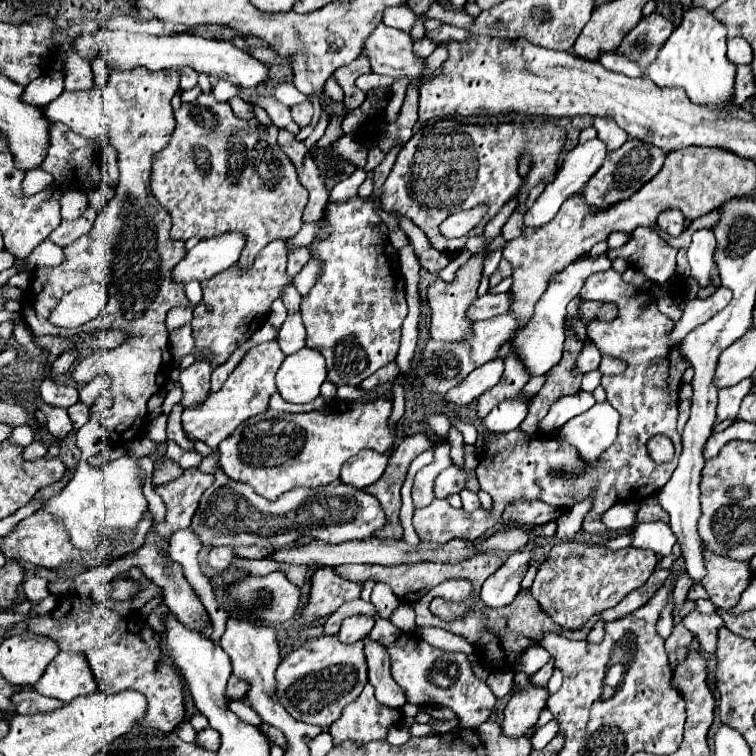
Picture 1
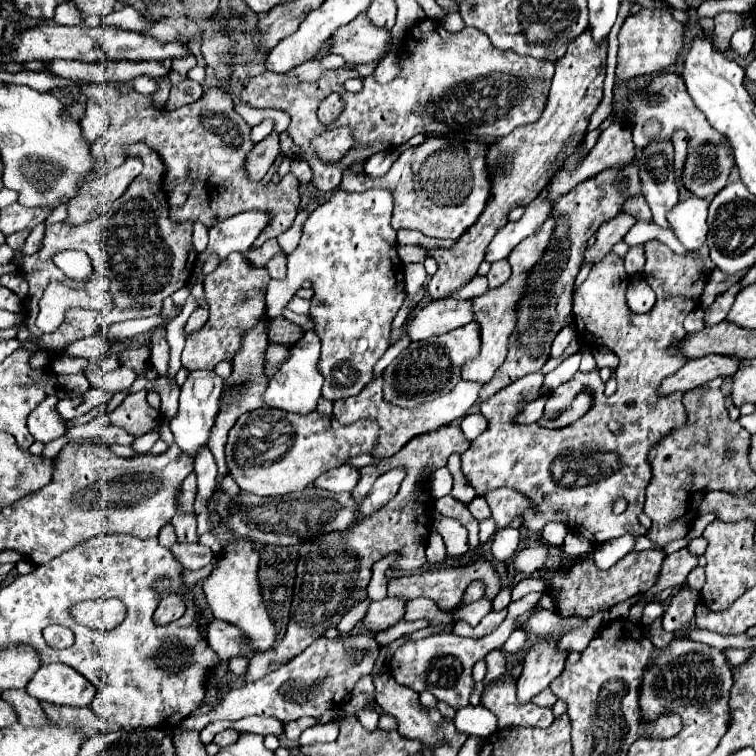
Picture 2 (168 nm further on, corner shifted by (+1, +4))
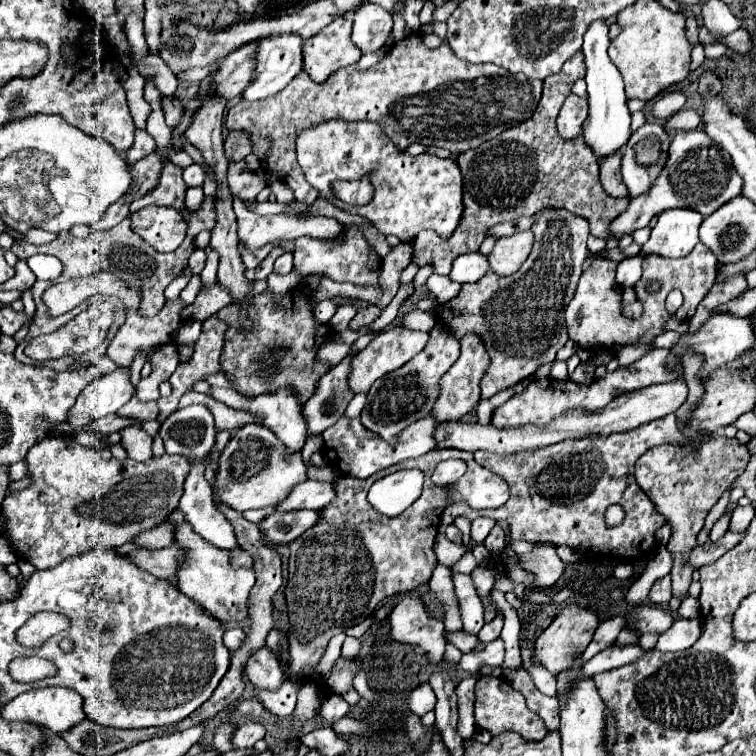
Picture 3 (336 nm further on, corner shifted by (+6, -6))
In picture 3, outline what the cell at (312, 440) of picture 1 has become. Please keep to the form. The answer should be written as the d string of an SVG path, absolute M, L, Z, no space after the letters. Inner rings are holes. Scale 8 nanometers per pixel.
M246 425L234 433L228 445L222 449L218 459L216 477L212 481L214 501L236 511L248 509L264 509L272 507L276 499L284 499L288 491L306 479L306 467L302 455L292 455L292 459L284 459L284 447L272 431L264 425Z

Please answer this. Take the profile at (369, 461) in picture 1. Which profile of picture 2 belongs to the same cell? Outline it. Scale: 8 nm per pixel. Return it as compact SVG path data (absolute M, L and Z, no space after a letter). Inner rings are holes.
M345 463L337 469L331 469L329 473L323 473L313 485L327 489L331 493L343 493L343 491L351 491L359 483L359 479L361 479L361 469Z

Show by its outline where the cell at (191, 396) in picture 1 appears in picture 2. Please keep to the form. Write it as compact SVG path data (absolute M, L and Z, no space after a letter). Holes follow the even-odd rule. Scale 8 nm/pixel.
M191 371L187 381L181 385L179 395L179 413L175 419L171 419L171 431L175 435L175 443L187 451L189 455L195 455L197 447L207 445L209 429L215 423L215 415L219 409L219 397L223 391L223 379L215 375L215 371Z

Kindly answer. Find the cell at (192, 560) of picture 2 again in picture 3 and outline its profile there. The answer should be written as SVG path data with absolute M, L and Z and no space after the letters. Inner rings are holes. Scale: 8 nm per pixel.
M170 545L166 549L148 551L148 549L136 549L126 553L124 557L130 559L134 565L138 565L142 571L152 573L154 577L168 579L176 575L176 567L180 567L180 555L184 555L176 545Z

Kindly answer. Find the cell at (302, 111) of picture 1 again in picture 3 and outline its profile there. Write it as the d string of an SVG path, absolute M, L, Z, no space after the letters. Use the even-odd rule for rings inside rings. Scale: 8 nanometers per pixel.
M414 33L414 35L398 41L386 53L386 57L370 69L362 71L356 65L344 67L344 69L332 73L328 77L328 81L322 85L312 83L304 73L300 73L296 79L292 79L292 83L288 83L288 87L284 91L280 91L264 101L244 103L244 99L242 99L234 107L230 107L230 111L226 115L226 127L228 127L228 131L248 133L250 143L252 143L252 153L258 159L266 161L268 169L274 175L278 175L294 191L298 201L314 203L318 193L316 193L316 189L312 189L306 183L306 179L296 163L296 157L294 157L296 135L300 135L300 131L310 125L316 125L324 119L334 119L334 117L344 119L344 121L368 119L368 121L376 121L384 129L384 133L392 141L396 141L396 147L400 147L400 149L406 149L416 141L416 143L424 143L424 145L444 147L458 155L462 151L480 147L482 141L500 135L500 131L504 131L506 127L514 127L514 125L522 123L524 119L532 117L532 111L536 109L540 95L542 95L540 79L528 79L526 75L520 75L520 73L512 75L496 65L468 63L468 61L452 55L452 49L448 47L448 43L440 45L438 49L426 49L422 43L422 35Z

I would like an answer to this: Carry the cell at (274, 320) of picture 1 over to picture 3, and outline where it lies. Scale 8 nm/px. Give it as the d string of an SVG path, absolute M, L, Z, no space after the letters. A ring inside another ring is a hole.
M326 299L326 301L322 301L320 305L314 307L314 317L320 323L328 323L332 319L332 315L336 313L336 309L338 309L338 301L336 299Z

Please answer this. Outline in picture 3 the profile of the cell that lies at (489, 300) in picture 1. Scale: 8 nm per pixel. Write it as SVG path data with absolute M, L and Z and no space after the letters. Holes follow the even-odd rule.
M392 327L386 331L380 331L364 351L360 351L354 359L352 359L352 369L348 375L348 387L352 393L368 393L368 389L372 387L372 383L388 373L392 373L394 369L402 367L404 363L408 363L416 353L420 353L424 349L424 343L428 341L428 333L422 331L410 331L406 327Z

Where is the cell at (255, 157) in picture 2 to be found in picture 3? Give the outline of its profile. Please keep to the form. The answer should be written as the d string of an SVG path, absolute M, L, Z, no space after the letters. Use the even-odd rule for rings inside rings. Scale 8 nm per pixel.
M232 161L228 165L228 185L232 195L242 197L244 201L254 201L268 183L262 177L256 177L256 173L248 173L244 161Z

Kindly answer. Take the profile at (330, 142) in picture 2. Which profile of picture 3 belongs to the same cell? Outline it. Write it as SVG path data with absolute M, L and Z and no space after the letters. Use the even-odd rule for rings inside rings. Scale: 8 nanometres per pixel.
M330 119L322 121L310 129L304 129L296 139L296 161L304 171L306 181L320 193L322 199L330 201L338 209L346 213L358 213L372 221L382 235L396 235L400 241L412 241L422 229L432 229L442 237L452 235L456 229L456 223L460 221L460 209L462 209L462 175L460 167L454 159L440 159L436 155L418 155L412 157L406 151L400 151L377 123L372 121L342 121L342 119ZM368 175L376 193L374 199L368 205L356 207L346 205L340 199L336 199L330 191L330 183L336 179L354 179Z

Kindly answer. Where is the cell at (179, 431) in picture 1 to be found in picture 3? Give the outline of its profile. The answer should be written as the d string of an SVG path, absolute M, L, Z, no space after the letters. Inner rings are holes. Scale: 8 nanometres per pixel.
M74 435L46 437L26 453L24 461L28 469L26 475L32 479L32 483L26 489L16 491L4 499L2 533L8 535L16 555L30 561L36 569L56 567L64 559L84 553L96 545L116 549L126 543L132 543L138 533L160 525L164 521L164 515L176 509L184 493L186 475L190 473L190 459L184 455L164 453L144 463L132 459L118 461L114 457L110 461L104 461L96 449L82 447L80 443L76 443Z

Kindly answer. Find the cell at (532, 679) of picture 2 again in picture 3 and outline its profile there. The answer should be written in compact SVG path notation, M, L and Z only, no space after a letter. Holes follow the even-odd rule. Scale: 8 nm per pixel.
M566 605L554 619L552 623L536 637L536 659L554 675L558 675L562 669L570 669L580 655L592 641L592 635L598 627L600 619L594 611L586 609L584 605Z

